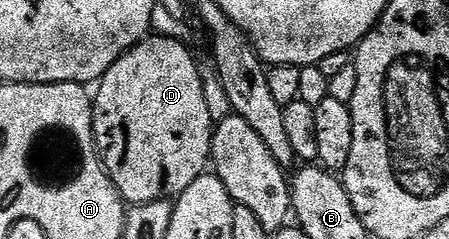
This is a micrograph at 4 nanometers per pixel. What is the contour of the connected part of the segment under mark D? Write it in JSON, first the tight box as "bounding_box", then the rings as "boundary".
{"bounding_box":[92,35,214,205],"boundary":[[[149,35],[148,39],[140,44],[136,44],[126,54],[122,54],[118,58],[118,62],[114,62],[114,66],[110,66],[110,70],[106,70],[106,74],[100,79],[98,87],[95,89],[97,92],[94,92],[92,108],[93,136],[96,139],[96,150],[100,153],[100,162],[103,164],[104,169],[108,171],[108,177],[111,178],[114,186],[129,205],[175,198],[186,190],[186,186],[190,186],[190,182],[194,182],[198,177],[205,175],[206,169],[209,167],[212,155],[214,121],[210,114],[210,106],[206,106],[206,98],[204,97],[205,77],[203,75],[200,76],[200,68],[196,65],[196,60],[192,57],[192,52],[187,48],[188,46],[187,43],[171,40],[168,36]]]}

